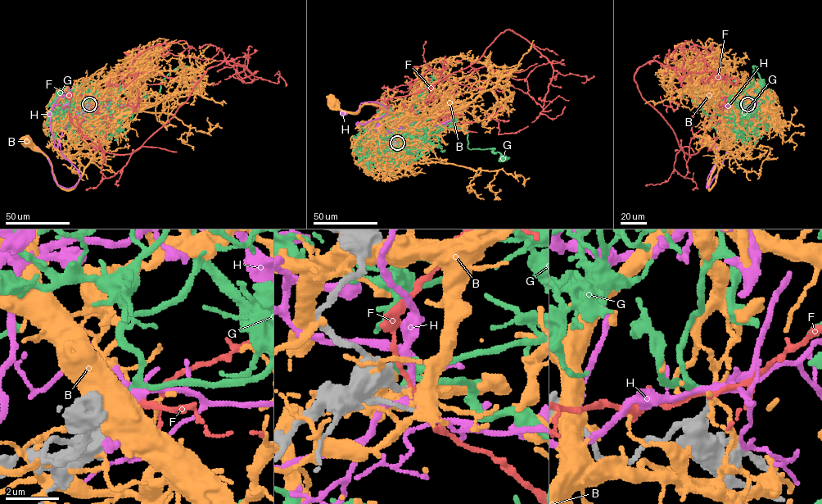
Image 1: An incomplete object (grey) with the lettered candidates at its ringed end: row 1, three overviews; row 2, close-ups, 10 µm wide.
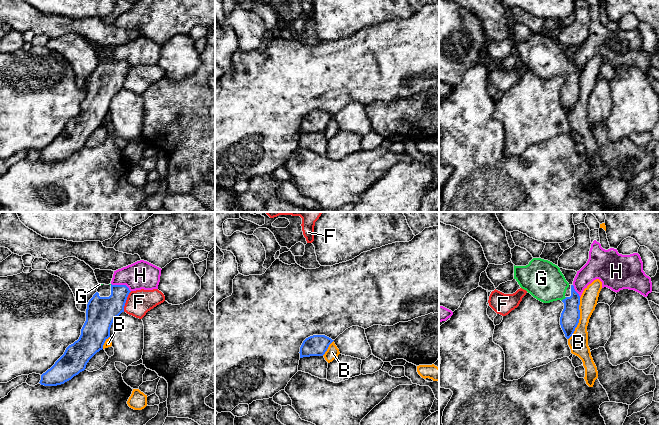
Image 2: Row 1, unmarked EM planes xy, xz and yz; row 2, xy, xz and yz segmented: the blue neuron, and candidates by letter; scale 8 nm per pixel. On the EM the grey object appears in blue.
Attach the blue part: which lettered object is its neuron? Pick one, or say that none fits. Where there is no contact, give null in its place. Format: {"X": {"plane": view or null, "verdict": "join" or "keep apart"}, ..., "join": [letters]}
{"B": {"plane": "yz", "verdict": "keep apart"}, "F": {"plane": "xy", "verdict": "keep apart"}, "G": {"plane": "yz", "verdict": "join"}, "H": {"plane": "xy", "verdict": "keep apart"}, "join": ["G"]}

